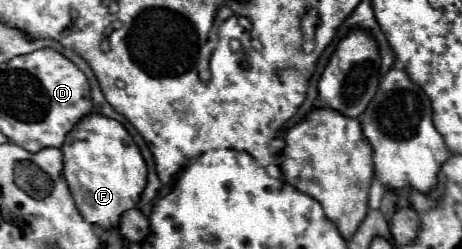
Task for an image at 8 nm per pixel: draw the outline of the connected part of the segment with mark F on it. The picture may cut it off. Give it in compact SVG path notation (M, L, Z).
M99 113L83 117L67 135L63 147L63 175L81 217L103 229L115 229L121 215L139 203L147 183L147 167L125 127Z

